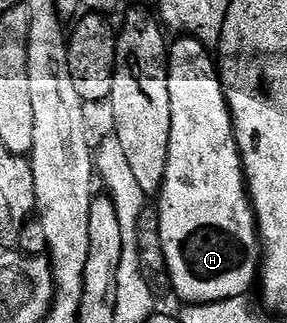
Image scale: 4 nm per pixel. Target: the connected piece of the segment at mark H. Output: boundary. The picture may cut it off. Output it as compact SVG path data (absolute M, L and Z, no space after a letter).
M192 36L173 39L168 49L168 81L170 154L166 162L166 178L158 193L158 211L160 241L168 263L171 291L176 291L188 304L213 304L226 298L248 296L258 280L262 245L244 178L244 163L236 145L236 131L232 128L232 112L210 48Z

